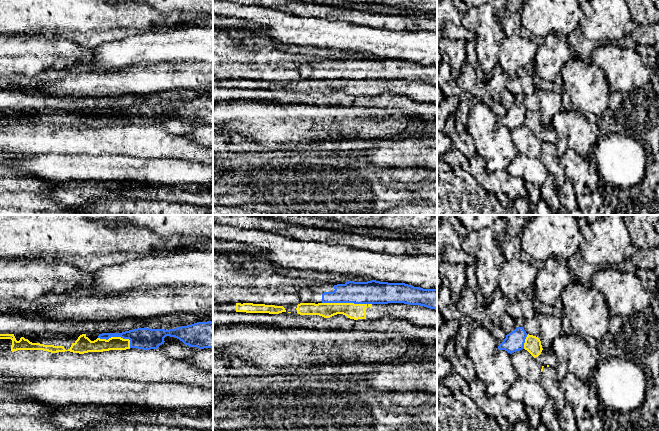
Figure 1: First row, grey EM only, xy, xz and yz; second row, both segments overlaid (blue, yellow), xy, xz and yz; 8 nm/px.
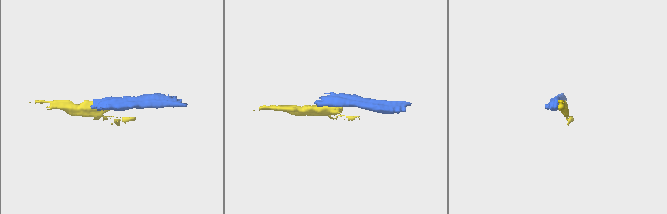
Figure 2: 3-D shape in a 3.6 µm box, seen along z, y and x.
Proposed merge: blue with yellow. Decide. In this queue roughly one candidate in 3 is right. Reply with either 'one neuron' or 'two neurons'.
two neurons

